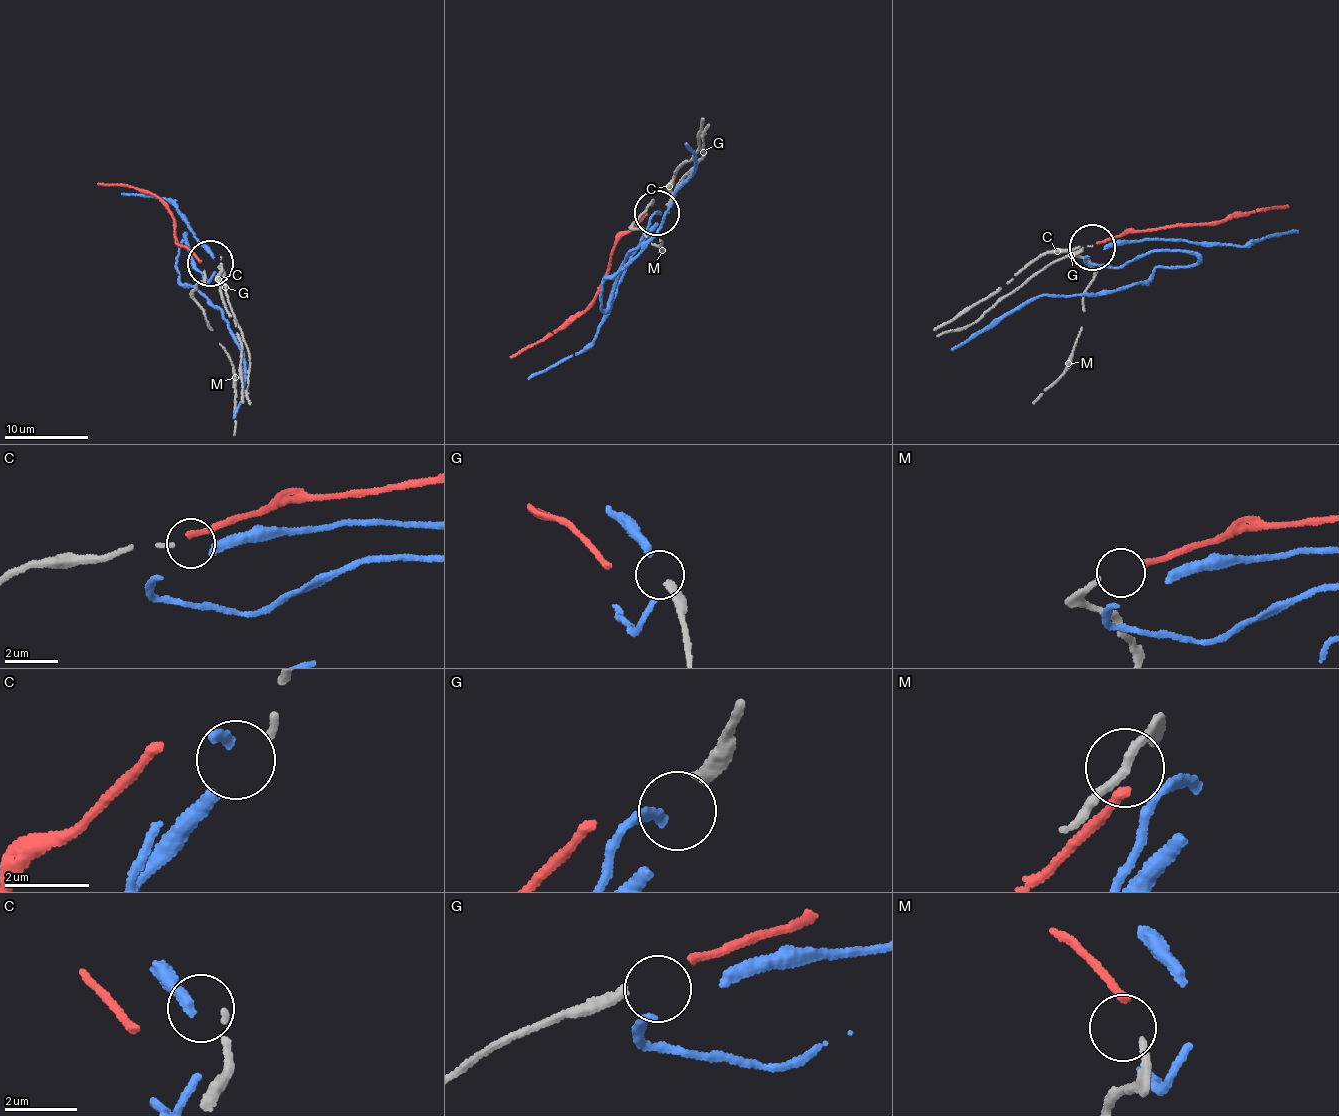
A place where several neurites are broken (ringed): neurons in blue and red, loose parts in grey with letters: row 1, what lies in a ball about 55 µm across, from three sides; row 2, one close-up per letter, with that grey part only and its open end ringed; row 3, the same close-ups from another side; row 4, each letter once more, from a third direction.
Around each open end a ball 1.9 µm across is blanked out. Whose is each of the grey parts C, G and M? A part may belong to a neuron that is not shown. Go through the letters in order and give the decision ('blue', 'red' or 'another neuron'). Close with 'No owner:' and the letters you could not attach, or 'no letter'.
C: another neuron
G: another neuron
M: red
No owner: C, G

